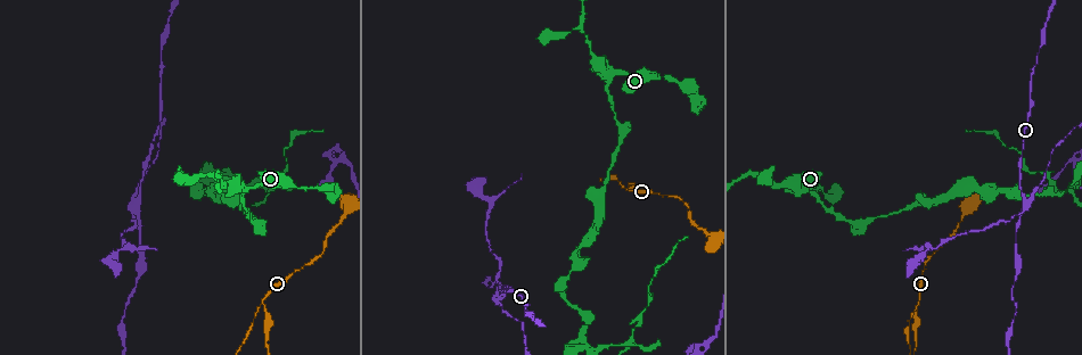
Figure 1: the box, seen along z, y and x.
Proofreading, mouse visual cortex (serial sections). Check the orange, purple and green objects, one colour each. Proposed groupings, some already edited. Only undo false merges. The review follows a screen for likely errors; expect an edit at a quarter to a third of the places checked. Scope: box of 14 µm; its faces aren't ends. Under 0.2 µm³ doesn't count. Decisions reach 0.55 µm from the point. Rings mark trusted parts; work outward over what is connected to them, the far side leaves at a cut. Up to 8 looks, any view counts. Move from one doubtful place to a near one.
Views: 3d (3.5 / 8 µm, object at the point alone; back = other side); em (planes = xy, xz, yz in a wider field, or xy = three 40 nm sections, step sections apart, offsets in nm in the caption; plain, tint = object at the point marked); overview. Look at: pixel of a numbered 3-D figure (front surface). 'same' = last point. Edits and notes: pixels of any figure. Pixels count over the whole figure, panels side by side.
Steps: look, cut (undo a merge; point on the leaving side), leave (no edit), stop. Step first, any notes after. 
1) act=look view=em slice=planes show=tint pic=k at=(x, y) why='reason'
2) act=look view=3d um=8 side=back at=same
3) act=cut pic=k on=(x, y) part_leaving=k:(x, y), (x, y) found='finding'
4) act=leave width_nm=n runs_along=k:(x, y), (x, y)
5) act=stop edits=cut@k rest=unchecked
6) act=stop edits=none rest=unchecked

act=look view=3d um=3.5 pic=1 at=(609, 72) why='thick turns thin'

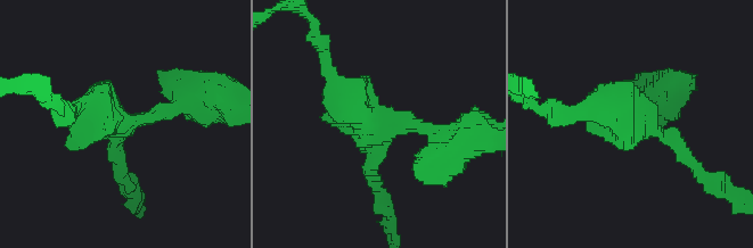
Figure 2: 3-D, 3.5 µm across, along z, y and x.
act=look view=em slice=xy step=2 show=tint pic=2 at=(127, 121) why='need the tissue'

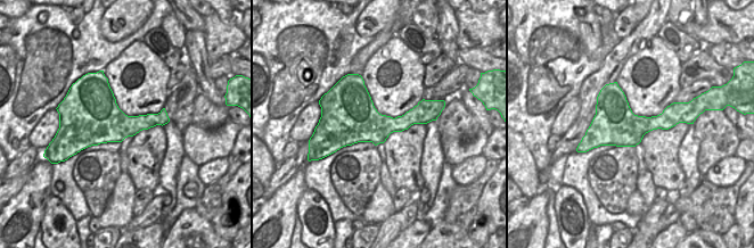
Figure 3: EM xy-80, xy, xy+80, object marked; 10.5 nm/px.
act=leave width_nm=460 runs_along=2:(450, 143), (366, 120), (332, 79) found='all the same cell'

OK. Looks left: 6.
act=look view=3d um=3.5 pic=1 at=(616, 122) why='thick turns thin'

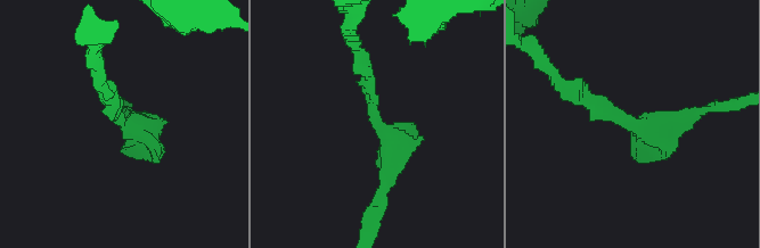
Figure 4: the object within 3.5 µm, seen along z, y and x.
act=leave runs_along=4:(359, 62), (373, 114), (393, 140), (386, 183) found='continuous, no second cell'

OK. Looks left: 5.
act=look view=3d um=3.5 side=back pic=1 at=(917, 310) why='three arms meet'

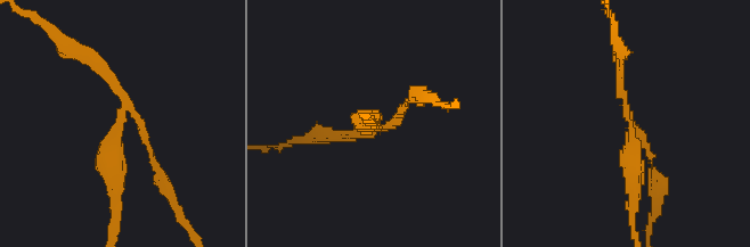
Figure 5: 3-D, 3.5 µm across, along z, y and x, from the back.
act=look view=em slice=xy step=5 show=tint pic=5 at=(118, 128) arms=3 arm_widths_nm=100,150,250 why='shape alone is not enough'

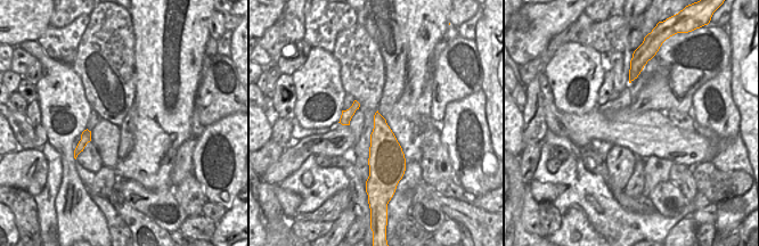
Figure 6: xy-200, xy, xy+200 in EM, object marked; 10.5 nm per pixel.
act=cut pic=5 on=(105, 146) found='a second cell is stuck on'

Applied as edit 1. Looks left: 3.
act=stop edits=cut@5 rest=unchecked

